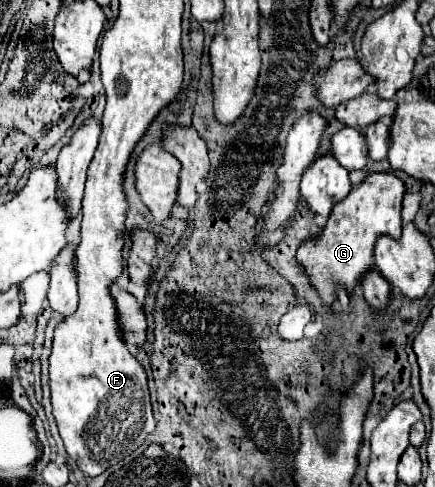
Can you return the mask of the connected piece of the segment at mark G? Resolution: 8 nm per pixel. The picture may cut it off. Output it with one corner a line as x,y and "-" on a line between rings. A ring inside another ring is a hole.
376,172
370,174
362,184
354,186
350,194
336,204
332,210
326,226
316,236
308,236
298,252
296,260
308,276
308,282
314,286
322,304
330,308
336,298
338,290
342,288
348,296
356,286
362,286
366,304
374,310
384,314
390,302
390,286
382,276
378,276
374,268
374,244
378,236
392,236
400,238
402,222
400,222
400,208
402,196
406,194
406,184
390,174
390,172

